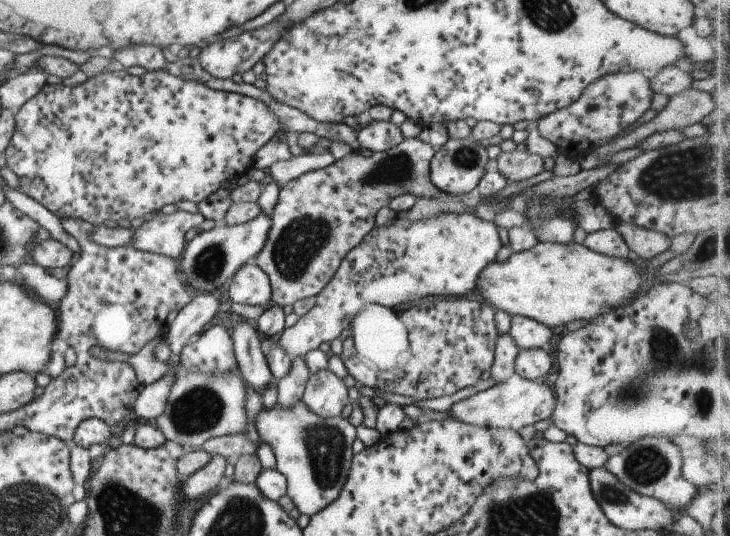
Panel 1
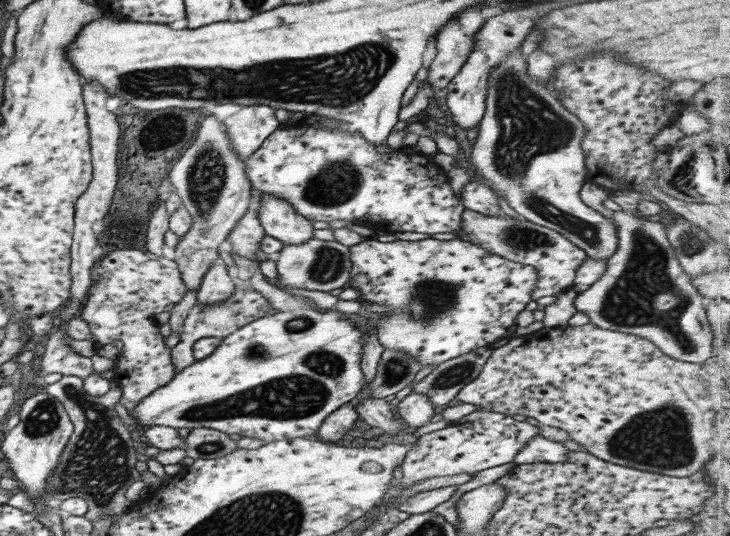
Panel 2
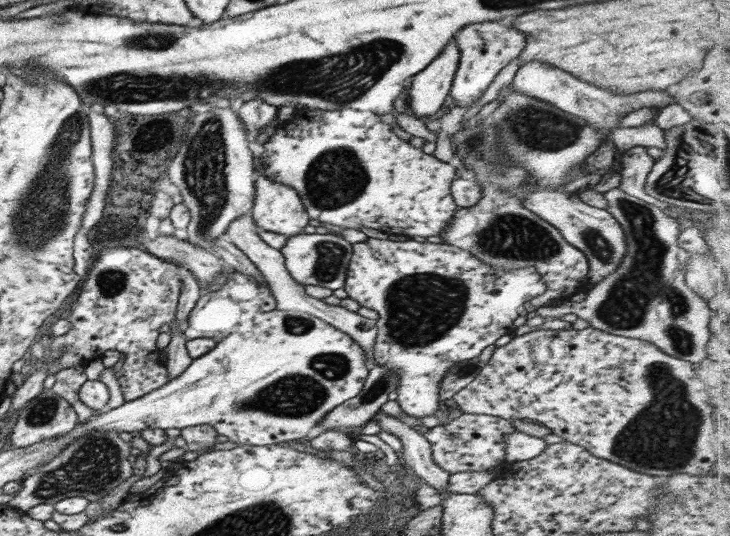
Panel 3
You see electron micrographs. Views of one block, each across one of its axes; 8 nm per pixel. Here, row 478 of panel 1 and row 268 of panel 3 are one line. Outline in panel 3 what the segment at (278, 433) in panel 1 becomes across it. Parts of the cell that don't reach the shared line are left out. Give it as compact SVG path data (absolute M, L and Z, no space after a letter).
M333 232L299 233L287 238L279 252L283 256L285 270L295 282L302 285L319 285L333 291L343 286L345 271L352 254L352 244Z

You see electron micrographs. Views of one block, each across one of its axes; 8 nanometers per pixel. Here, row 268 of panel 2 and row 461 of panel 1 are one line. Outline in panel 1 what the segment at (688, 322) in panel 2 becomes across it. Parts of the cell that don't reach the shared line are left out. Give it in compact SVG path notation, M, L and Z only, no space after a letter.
M643 437L629 443L619 454L608 456L602 467L629 490L657 499L672 510L682 512L698 491L694 484L682 477L682 458L682 451L670 439Z

